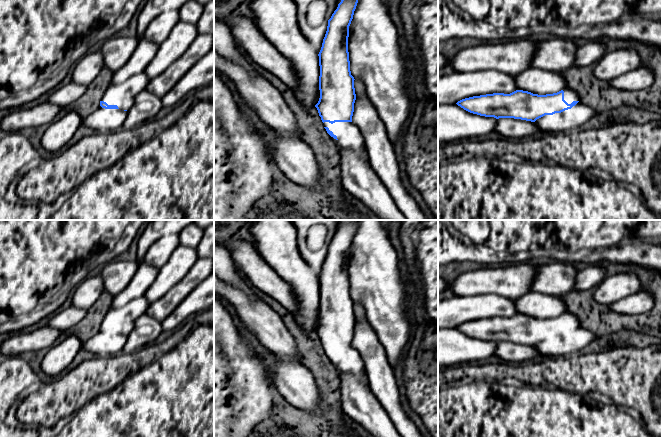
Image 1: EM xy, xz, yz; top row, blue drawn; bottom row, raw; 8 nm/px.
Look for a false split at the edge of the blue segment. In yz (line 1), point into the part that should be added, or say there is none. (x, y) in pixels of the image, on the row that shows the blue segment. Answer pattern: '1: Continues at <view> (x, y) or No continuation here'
1: Continues at yz (569, 95)

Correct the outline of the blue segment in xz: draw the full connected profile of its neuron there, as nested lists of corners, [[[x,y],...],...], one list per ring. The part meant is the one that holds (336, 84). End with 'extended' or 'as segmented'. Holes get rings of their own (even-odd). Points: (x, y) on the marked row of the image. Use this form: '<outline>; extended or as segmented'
[[[341,0],[328,20],[319,56],[320,98],[315,107],[327,133],[344,148],[366,151],[364,138],[352,122],[356,100],[348,52],[349,26],[358,0]]]; extended

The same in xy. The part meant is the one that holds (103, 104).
[[[142,72],[120,84],[111,84],[103,94],[100,106],[105,109],[129,110],[133,105],[135,97],[146,89],[149,80],[150,78],[146,73]]]; extended

